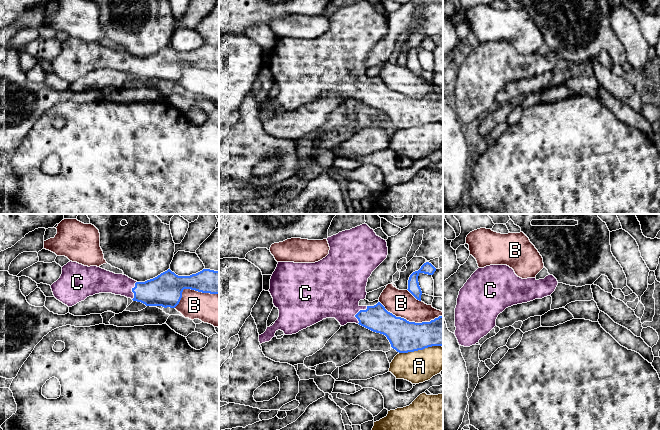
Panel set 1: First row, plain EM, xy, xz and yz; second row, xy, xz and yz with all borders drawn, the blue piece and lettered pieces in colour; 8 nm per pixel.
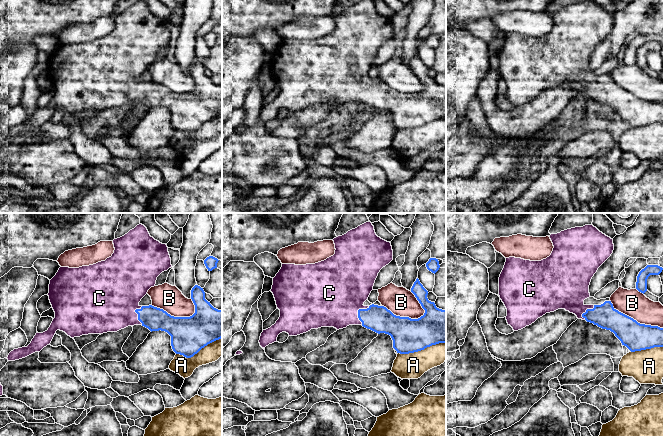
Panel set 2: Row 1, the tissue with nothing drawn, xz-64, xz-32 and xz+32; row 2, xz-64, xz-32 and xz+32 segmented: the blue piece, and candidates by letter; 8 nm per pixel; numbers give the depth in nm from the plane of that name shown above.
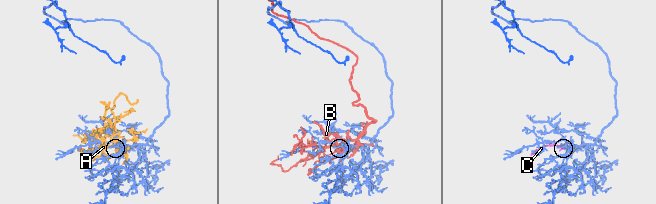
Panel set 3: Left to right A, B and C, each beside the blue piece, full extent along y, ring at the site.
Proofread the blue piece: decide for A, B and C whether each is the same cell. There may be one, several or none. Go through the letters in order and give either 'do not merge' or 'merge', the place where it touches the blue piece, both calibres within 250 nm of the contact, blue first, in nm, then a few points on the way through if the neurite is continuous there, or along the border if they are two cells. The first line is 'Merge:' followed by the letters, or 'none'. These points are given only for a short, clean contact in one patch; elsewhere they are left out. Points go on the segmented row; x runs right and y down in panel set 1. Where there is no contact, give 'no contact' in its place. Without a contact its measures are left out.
Merge: C
A: do not merge | xz (420, 349) | 260/260 nm
B: do not merge | xz (410, 322) | 260/220 nm
C: merge | xz (357, 313) | 220/420 nm | across xz (376, 318), (357, 313), (335, 291)

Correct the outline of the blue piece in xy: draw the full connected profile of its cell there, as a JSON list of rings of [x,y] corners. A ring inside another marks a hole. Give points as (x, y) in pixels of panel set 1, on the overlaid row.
[[[70,261],[62,267],[62,274],[51,289],[54,297],[68,307],[95,294],[112,293],[146,306],[175,308],[184,289],[219,294],[219,271],[203,269],[190,276],[178,276],[168,269],[153,279],[137,282],[123,274]]]

